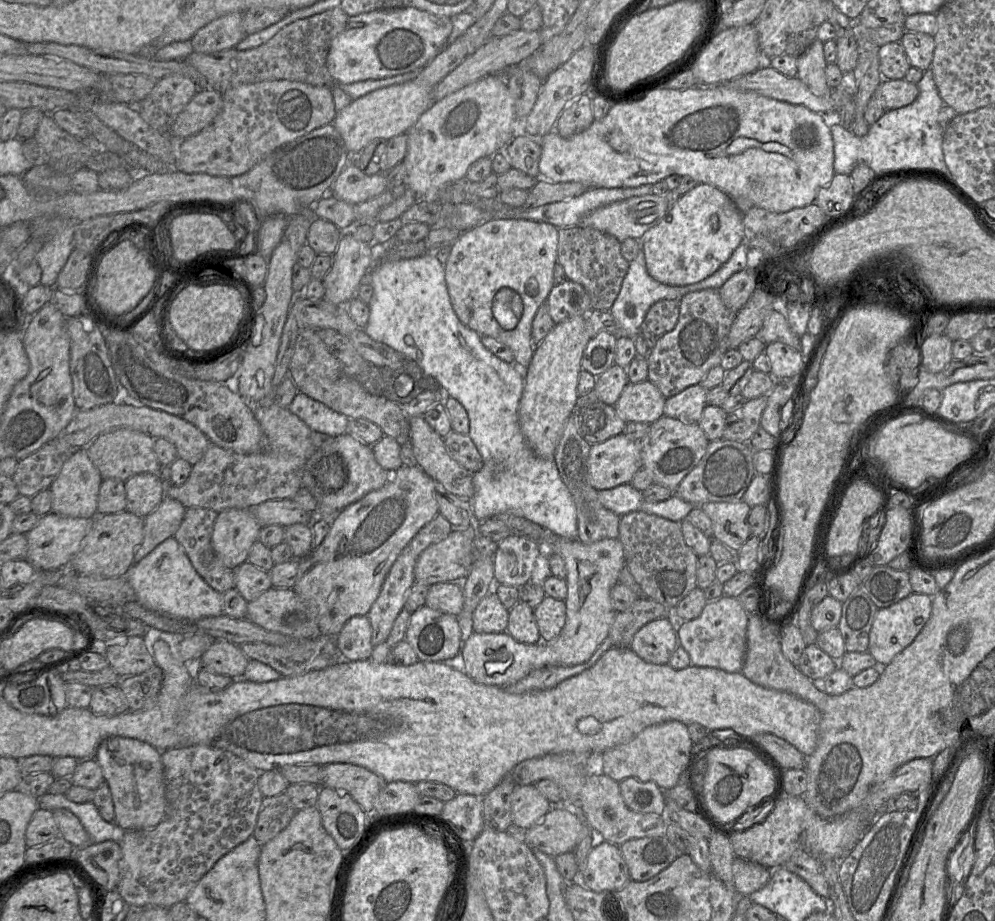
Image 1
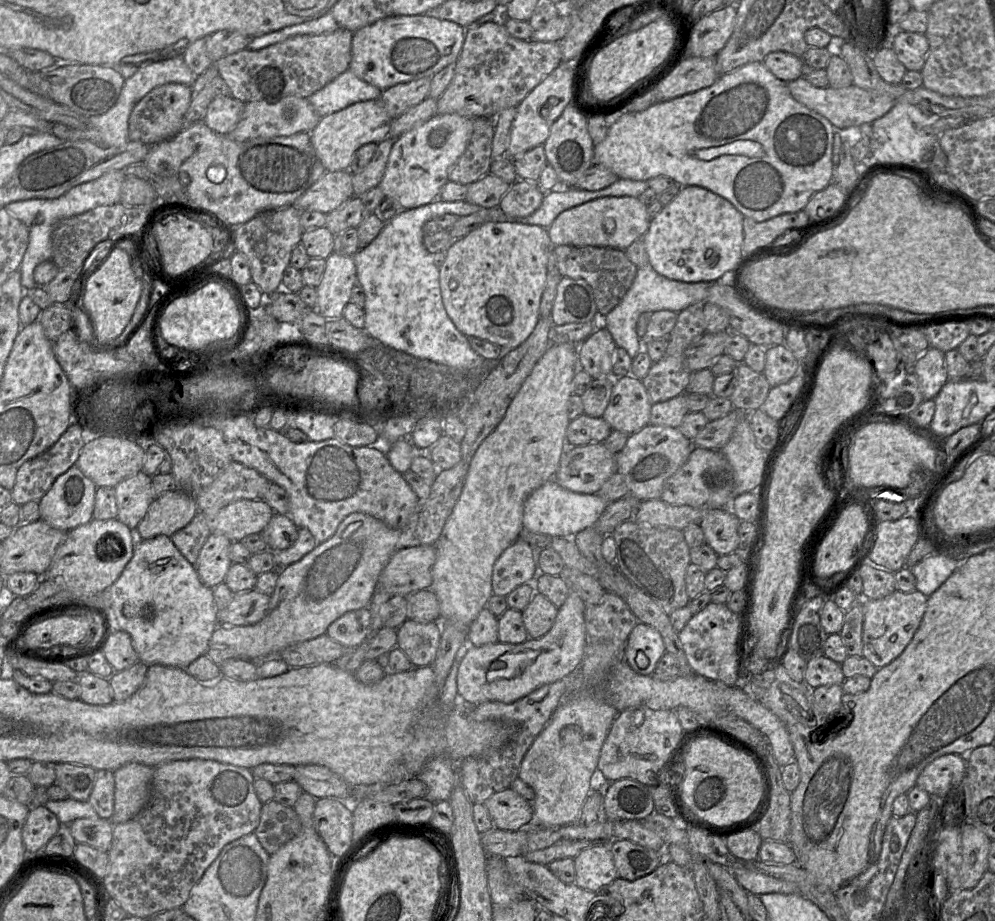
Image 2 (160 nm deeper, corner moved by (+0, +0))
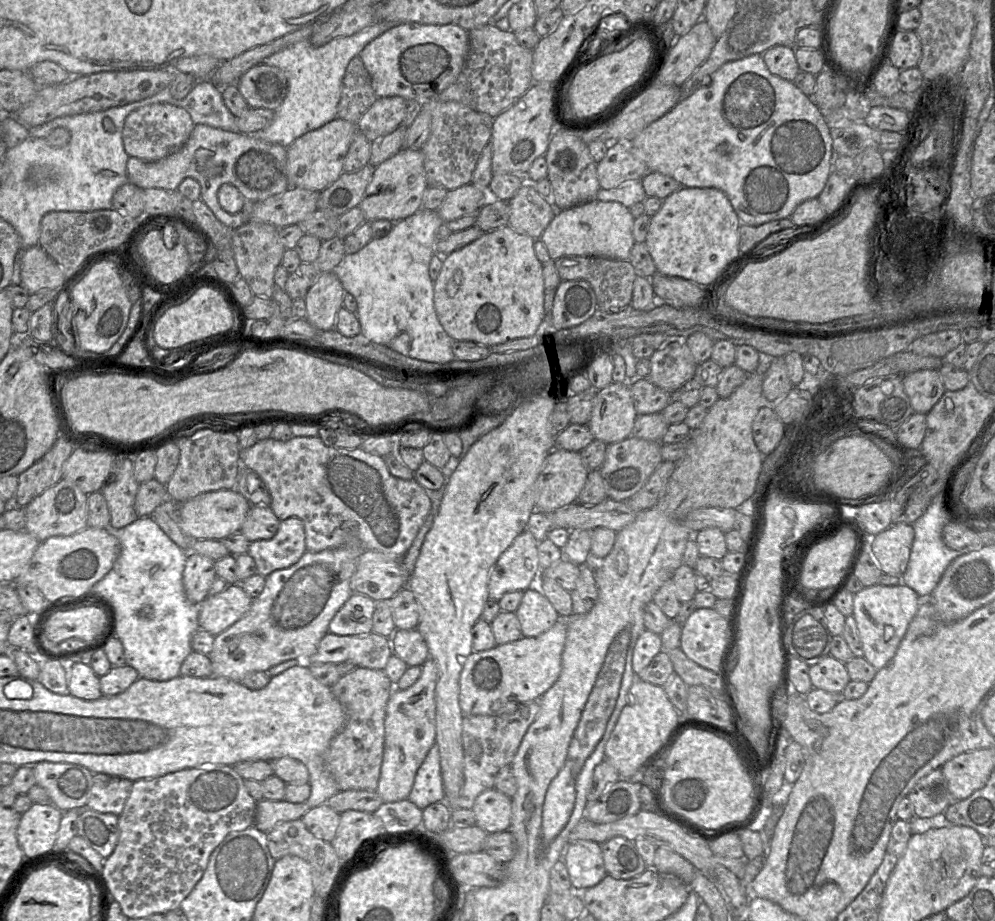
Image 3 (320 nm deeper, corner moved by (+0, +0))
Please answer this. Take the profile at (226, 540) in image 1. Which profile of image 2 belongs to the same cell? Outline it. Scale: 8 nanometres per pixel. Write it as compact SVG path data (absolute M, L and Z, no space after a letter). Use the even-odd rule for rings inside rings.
M211 533L201 548L195 569L201 582L214 588L225 580L232 564L229 548L232 541L221 534Z

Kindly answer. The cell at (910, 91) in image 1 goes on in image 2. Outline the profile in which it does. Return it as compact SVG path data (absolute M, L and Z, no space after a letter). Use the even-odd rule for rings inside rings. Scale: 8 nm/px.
M800 77L788 82L787 86L792 97L797 102L824 116L835 129L860 127L865 123L873 123L888 113L897 102L897 100L889 95L871 92L854 84L844 88L831 88L829 86L826 88L817 88L805 78Z

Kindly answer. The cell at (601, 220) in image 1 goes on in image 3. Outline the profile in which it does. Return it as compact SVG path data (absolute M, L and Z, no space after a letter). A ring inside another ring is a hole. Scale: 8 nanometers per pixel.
M594 199L559 211L542 233L540 240L544 242L552 260L568 255L629 260L635 244L634 221L629 208L622 203Z

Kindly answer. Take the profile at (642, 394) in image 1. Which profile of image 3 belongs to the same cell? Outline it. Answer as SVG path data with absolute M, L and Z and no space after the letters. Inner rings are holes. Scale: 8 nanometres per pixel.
M613 381L596 392L587 425L594 439L612 444L632 435L637 416L629 382Z

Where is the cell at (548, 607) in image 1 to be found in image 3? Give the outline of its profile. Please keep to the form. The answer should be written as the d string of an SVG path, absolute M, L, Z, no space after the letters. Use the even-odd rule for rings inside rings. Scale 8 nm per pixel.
M532 580L515 611L524 637L536 637L550 629L560 618L543 594L541 582Z

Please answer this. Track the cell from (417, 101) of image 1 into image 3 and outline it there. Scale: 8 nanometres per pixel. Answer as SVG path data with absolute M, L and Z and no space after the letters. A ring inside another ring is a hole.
M335 118L320 128L298 137L287 147L286 176L290 187L321 192L334 183L343 172L343 163L357 124Z

